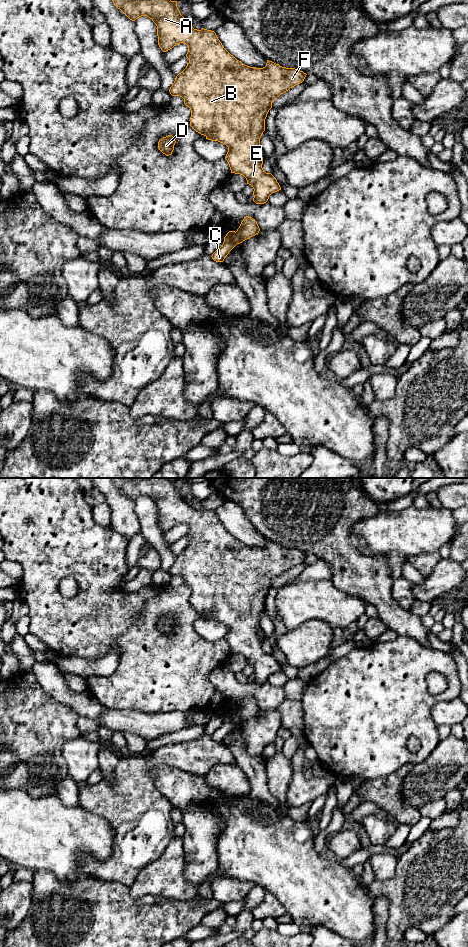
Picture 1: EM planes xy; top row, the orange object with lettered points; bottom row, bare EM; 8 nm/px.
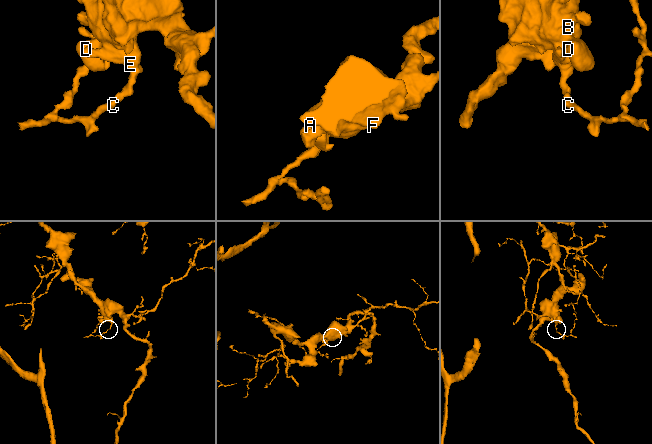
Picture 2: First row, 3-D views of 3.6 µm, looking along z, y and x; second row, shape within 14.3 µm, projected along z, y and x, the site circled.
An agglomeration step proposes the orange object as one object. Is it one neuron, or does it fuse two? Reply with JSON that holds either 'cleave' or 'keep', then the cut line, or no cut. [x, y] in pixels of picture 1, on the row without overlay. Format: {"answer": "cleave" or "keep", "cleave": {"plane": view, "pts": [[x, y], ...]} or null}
{"answer": "cleave", "cleave": {"plane": "xy", "pts": [[236, 711], [243, 720]]}}

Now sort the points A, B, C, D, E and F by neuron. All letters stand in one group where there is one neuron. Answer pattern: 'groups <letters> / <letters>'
groups A B D E F / C

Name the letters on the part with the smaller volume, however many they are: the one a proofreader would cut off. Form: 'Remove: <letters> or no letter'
Remove: C

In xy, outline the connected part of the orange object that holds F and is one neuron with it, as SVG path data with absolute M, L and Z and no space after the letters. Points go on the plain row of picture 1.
M111 478L114 485L120 489L130 500L135 501L141 496L149 497L157 506L158 525L163 532L172 529L174 526L184 523L188 526L186 537L189 543L186 548L176 556L176 559L169 569L172 576L180 576L184 584L191 590L190 606L206 619L218 621L228 627L225 639L227 640L231 653L243 655L247 664L251 665L253 681L256 684L264 684L269 676L281 670L279 663L271 653L266 653L263 648L263 637L260 633L260 618L265 611L265 599L272 582L290 568L302 563L306 553L295 548L282 547L267 540L263 548L250 547L237 540L222 525L216 513L202 508L194 509L181 495L177 481L169 478Z

